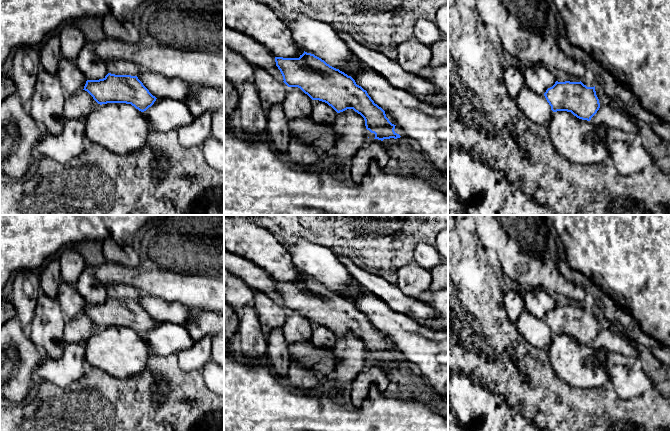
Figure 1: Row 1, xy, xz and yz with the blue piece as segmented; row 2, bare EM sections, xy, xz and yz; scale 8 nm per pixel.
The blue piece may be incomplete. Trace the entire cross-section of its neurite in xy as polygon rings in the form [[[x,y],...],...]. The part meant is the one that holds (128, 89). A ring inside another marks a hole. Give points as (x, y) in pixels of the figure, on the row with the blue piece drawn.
[[[108,73],[103,79],[87,80],[82,91],[66,96],[63,114],[67,119],[85,119],[97,106],[107,103],[131,104],[144,112],[156,99],[137,76]]]

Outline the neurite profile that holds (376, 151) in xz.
[[[371,139],[370,143],[358,149],[351,159],[350,172],[352,181],[360,184],[372,161],[376,161],[384,169],[388,160],[389,154],[384,143],[378,139]]]

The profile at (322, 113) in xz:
[[[313,100],[311,118],[319,124],[333,125],[337,116],[337,112],[327,103]]]

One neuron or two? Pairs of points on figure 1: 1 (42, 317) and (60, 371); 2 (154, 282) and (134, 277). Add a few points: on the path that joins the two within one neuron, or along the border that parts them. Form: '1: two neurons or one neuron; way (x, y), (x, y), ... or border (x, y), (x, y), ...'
1: two neurons; border (66, 342), (59, 357), (44, 355), (35, 370)
2: one neuron; way (149, 277), (139, 277)

